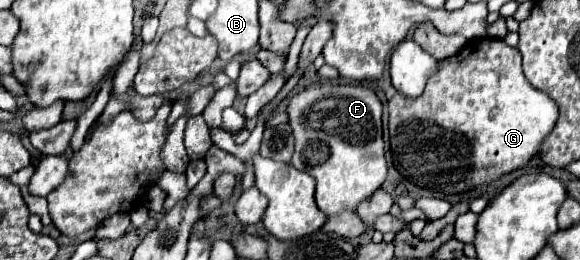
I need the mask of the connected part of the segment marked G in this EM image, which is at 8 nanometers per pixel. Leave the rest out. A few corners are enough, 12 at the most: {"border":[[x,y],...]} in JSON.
{"border":[[469,40],[389,100],[391,156],[443,194],[525,166],[559,106]]}

